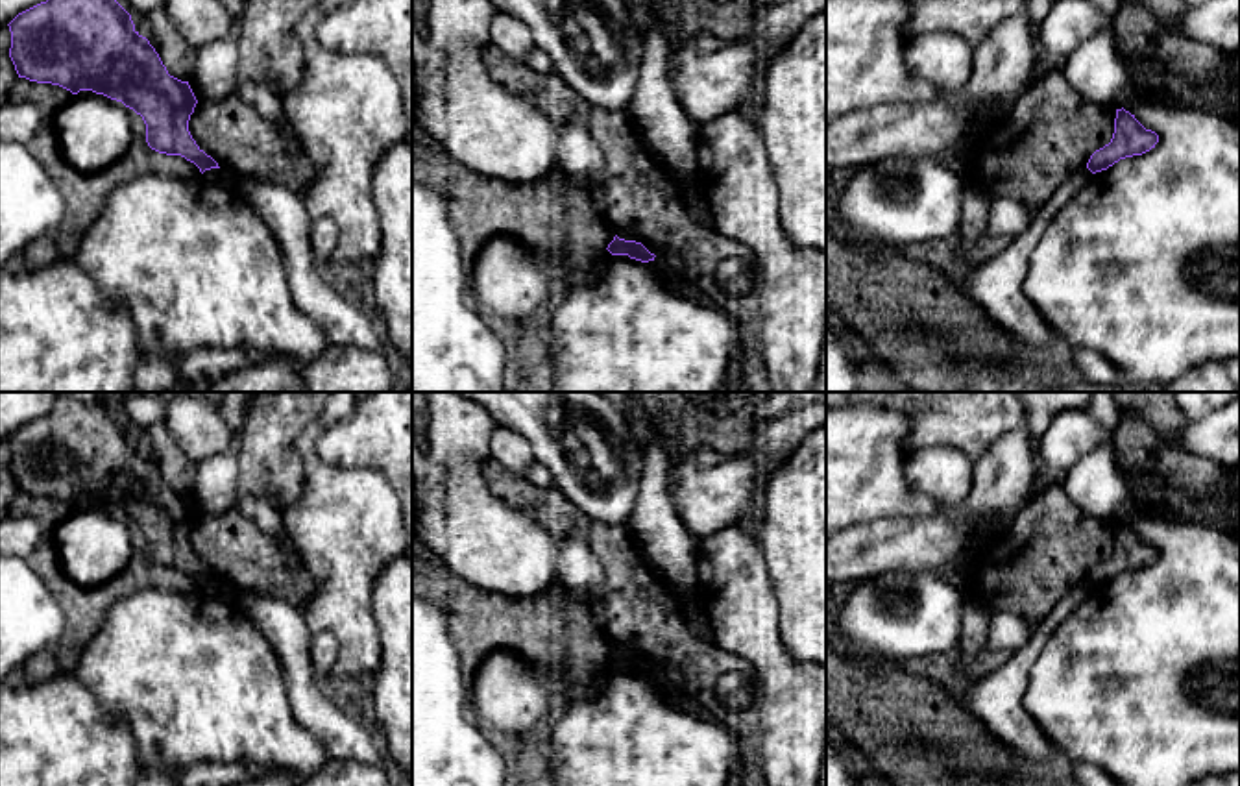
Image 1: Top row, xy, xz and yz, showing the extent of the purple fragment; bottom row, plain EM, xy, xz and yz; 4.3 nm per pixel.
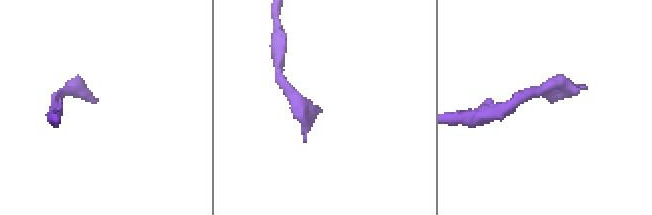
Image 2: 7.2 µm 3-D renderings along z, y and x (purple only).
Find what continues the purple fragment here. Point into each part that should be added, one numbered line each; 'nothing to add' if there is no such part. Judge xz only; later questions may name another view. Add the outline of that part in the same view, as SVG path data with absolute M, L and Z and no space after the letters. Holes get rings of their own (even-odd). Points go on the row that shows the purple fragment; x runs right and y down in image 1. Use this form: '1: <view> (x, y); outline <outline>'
nothing to add

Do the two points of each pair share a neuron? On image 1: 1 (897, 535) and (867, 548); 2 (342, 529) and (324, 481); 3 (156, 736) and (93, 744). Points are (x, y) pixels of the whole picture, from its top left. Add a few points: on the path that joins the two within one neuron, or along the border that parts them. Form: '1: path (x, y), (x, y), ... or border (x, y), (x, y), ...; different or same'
1: path (889, 542), (875, 548); same
2: path (342, 518), (329, 492); same
3: border (104, 709), (128, 727), (141, 766); different

